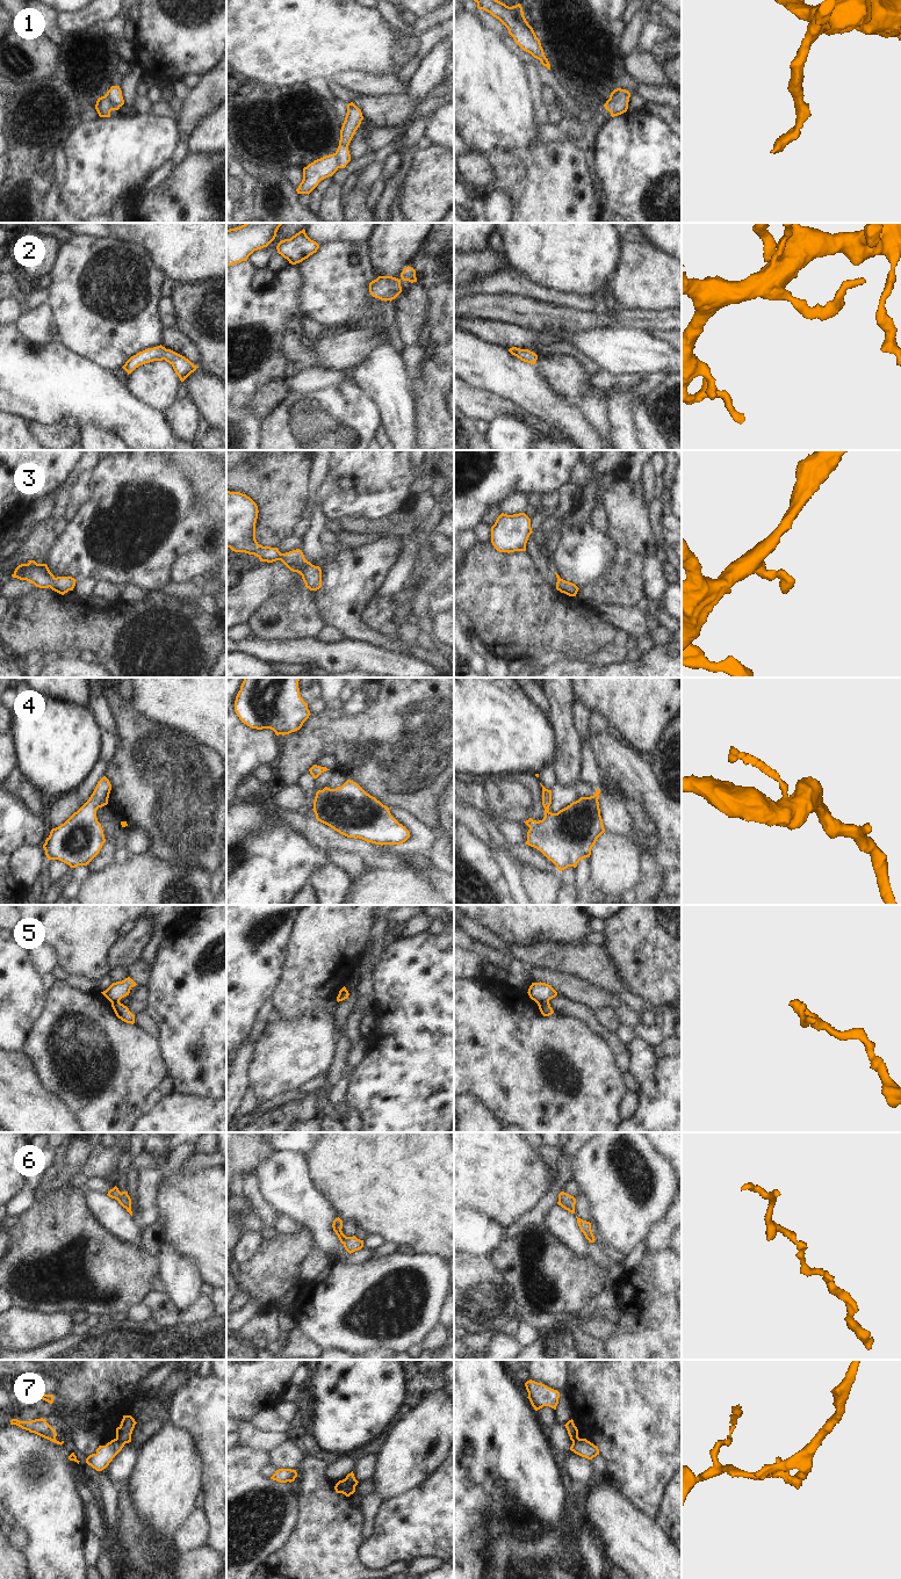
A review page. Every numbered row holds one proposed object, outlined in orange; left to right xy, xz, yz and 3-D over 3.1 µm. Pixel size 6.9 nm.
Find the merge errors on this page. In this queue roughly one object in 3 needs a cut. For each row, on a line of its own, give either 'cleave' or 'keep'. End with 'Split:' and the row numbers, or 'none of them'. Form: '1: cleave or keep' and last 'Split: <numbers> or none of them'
1: cleave
2: keep
3: keep
4: keep
5: cleave
6: keep
7: cleave
Split: 1, 5, 7

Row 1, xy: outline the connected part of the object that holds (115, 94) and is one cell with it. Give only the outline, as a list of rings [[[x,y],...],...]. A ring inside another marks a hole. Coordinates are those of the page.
[[[111,86],[110,89],[107,92],[107,95],[116,107],[120,108],[124,104],[124,100],[120,86]]]

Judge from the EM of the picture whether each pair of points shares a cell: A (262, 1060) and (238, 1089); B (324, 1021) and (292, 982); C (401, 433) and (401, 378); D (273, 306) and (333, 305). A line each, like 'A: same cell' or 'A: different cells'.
A: different cells
B: different cells
C: same cell
D: different cells

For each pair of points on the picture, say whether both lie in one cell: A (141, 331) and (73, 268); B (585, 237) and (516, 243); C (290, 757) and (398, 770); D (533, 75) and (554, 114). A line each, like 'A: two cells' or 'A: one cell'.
A: one cell
B: one cell
C: one cell
D: two cells

